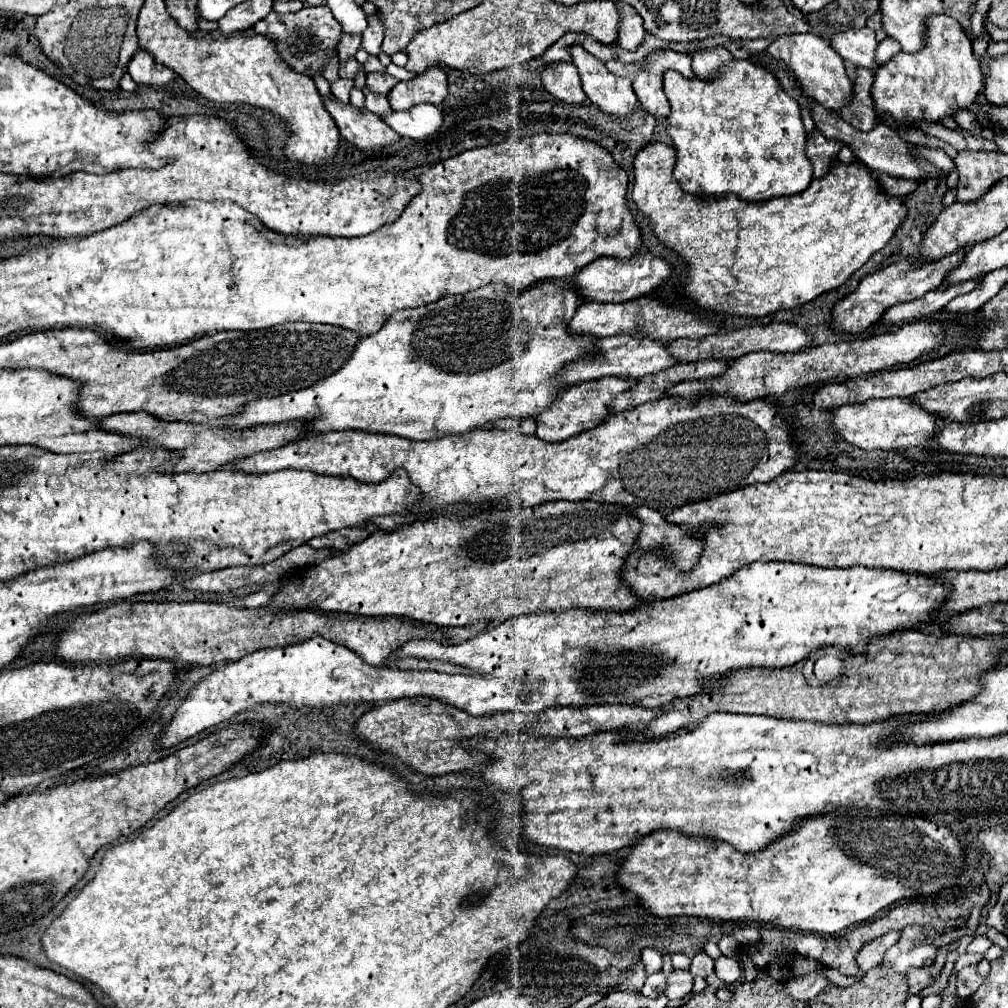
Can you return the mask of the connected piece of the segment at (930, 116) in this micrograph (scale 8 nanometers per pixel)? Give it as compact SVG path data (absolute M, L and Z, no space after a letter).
M948 15L928 19L926 45L918 53L896 53L888 63L876 69L872 99L876 113L890 115L900 127L916 127L920 121L938 123L968 109L984 87L980 63L974 57L972 41L968 41L960 23Z

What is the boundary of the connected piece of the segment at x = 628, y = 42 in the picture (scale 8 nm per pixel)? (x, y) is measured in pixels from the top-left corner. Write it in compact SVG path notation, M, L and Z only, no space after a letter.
M624 5L622 7L622 21L620 21L620 33L618 33L618 43L628 49L628 51L636 51L646 37L646 29L642 25L640 15L636 13L634 7Z

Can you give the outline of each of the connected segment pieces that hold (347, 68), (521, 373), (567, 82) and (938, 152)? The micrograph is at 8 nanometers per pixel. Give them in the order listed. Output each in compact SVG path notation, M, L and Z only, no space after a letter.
M354 57L352 59L348 59L344 65L340 65L340 77L344 77L344 79L356 79L356 75L358 75L358 71L362 71L364 69L364 65L360 65Z
M556 279L540 281L520 293L510 291L508 285L492 283L464 295L446 295L416 309L396 311L378 333L366 335L356 343L350 359L336 373L300 391L248 401L236 415L226 417L224 427L248 429L300 419L304 421L306 435L364 429L428 441L448 433L466 433L486 427L486 423L502 417L534 417L564 389L564 385L558 383L558 371L566 363L588 355L596 343L594 337L568 333L568 323L580 303L582 299L574 291L570 279Z
M556 63L542 71L542 85L556 99L572 105L586 103L578 71L572 63Z
M926 147L926 157L928 157L932 163L936 163L944 173L950 173L950 171L954 169L952 159L950 159L942 149L928 149L928 147Z

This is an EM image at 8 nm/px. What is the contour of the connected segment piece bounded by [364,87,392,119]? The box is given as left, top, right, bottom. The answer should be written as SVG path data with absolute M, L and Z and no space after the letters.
M364 87L364 97L366 97L366 109L376 113L378 117L388 117L392 113L390 105L388 105L388 99L386 97L380 97L376 93L372 93L368 87Z

